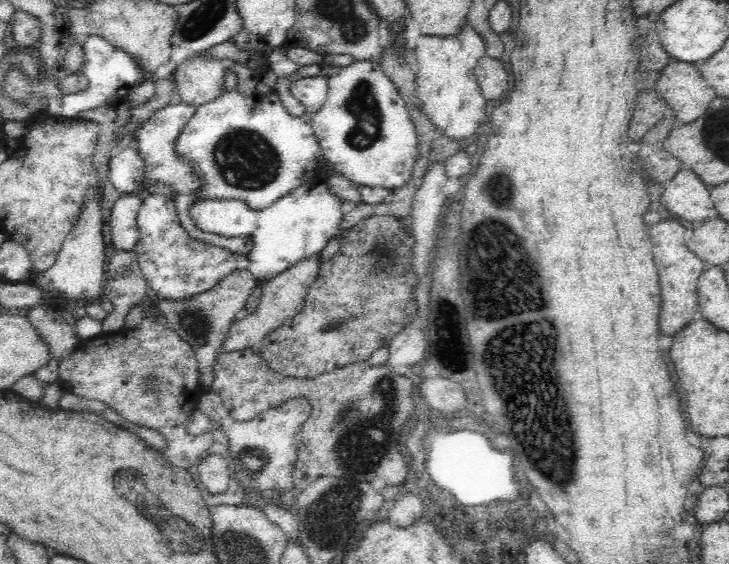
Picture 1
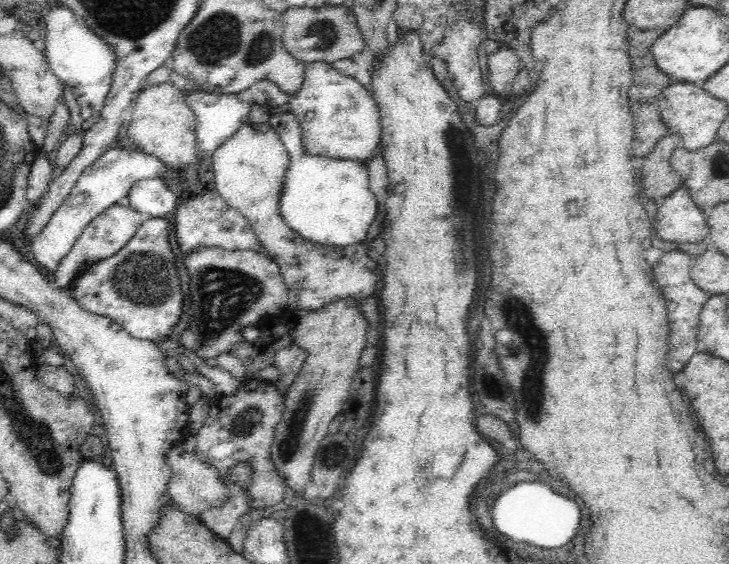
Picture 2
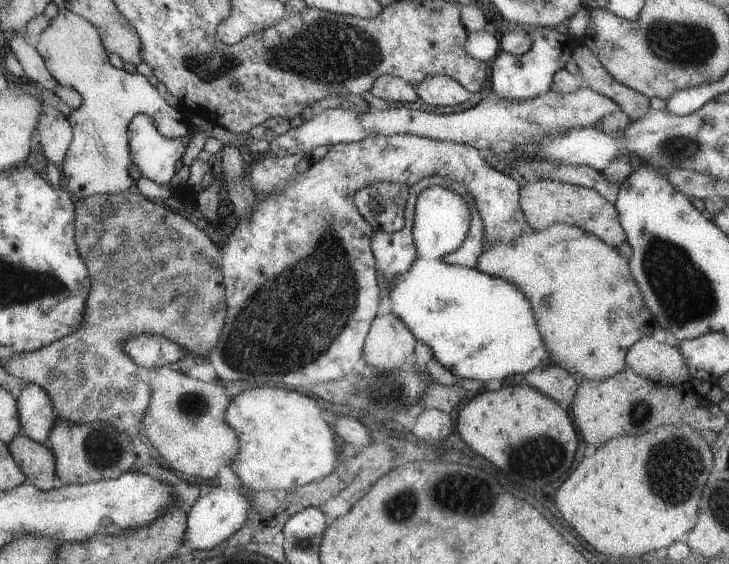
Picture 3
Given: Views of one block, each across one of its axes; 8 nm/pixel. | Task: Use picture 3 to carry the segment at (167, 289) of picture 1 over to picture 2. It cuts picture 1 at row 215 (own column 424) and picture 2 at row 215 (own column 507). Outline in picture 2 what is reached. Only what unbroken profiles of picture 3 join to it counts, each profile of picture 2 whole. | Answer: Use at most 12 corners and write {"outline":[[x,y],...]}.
{"outline":[[217,190],[174,210],[180,250],[208,245],[267,256],[249,220]]}

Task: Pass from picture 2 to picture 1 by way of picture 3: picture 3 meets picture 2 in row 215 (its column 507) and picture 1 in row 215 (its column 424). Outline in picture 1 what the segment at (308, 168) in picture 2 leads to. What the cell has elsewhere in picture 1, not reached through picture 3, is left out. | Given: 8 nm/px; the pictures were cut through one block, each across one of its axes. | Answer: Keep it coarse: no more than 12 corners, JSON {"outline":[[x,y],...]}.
{"outline":[[323,178],[252,210],[196,197],[196,228],[250,237],[247,271],[269,281],[340,239]]}

